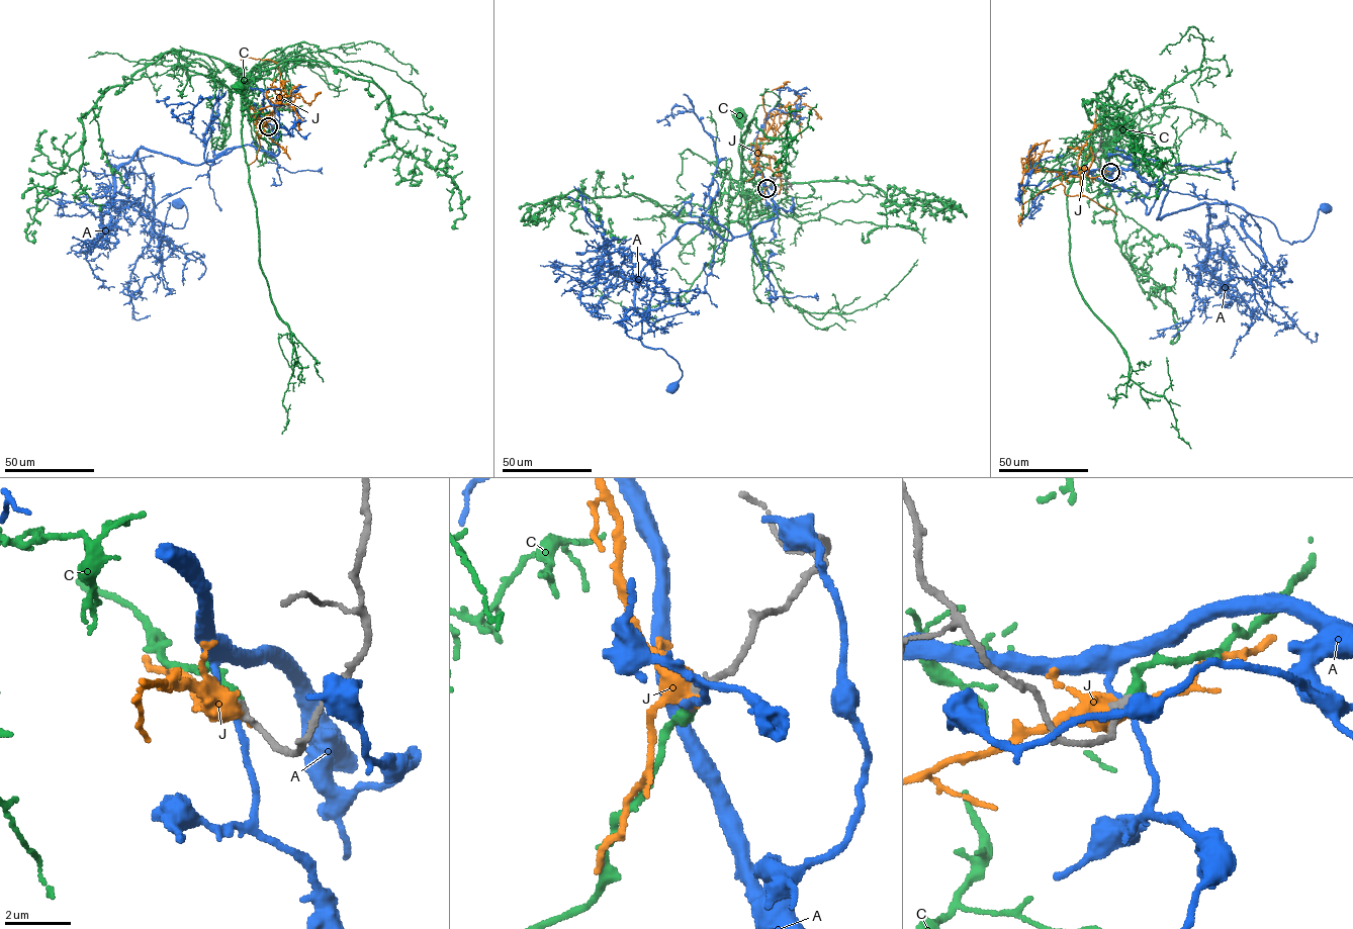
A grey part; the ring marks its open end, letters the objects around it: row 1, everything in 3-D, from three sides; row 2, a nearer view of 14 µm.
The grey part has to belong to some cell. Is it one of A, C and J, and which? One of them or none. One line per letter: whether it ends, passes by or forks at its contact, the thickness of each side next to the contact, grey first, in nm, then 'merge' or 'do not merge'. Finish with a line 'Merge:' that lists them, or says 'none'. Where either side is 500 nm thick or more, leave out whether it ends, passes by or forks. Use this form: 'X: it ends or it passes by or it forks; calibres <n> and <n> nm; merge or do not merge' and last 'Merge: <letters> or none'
A: it passes by; calibres 380 and 190 nm; do not merge
C: it ends; calibres 360 and 400 nm; merge
J: it passes by; calibres 400 and 420 nm; do not merge
Merge: C

